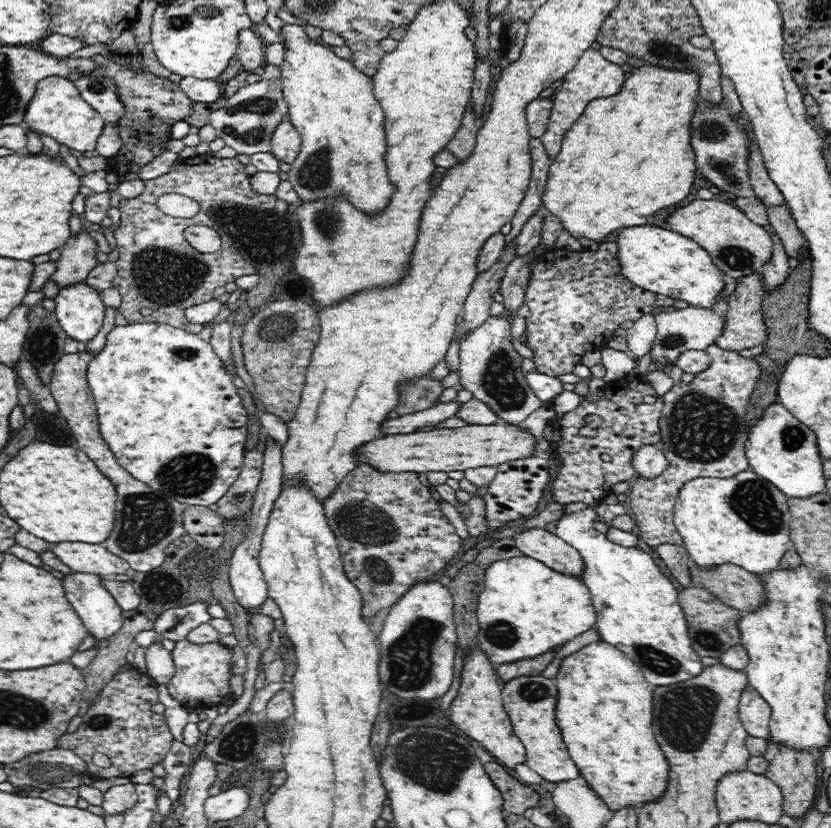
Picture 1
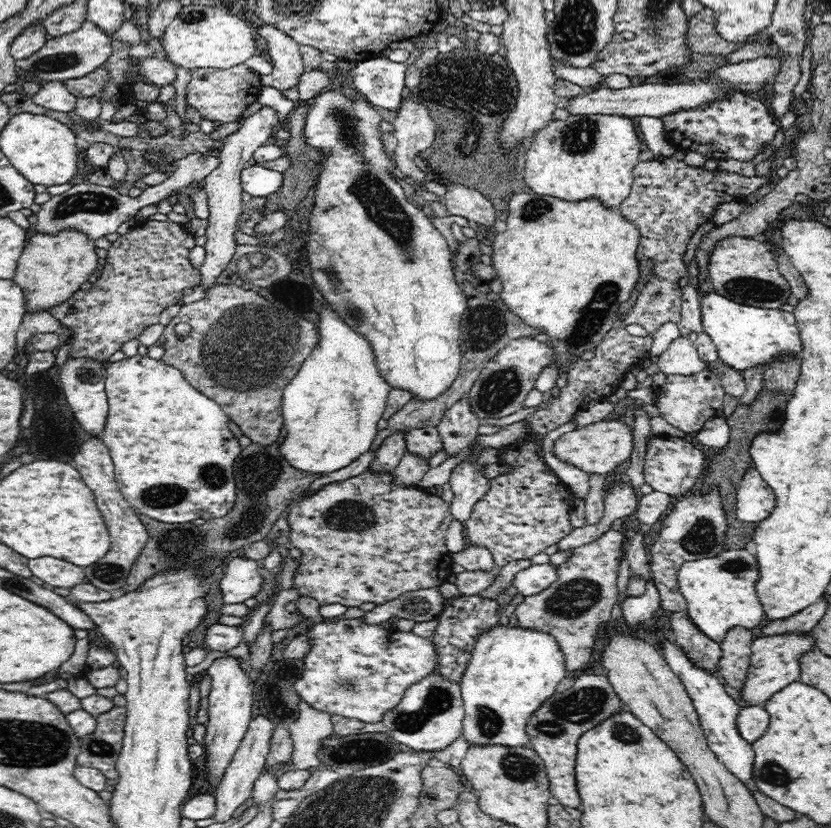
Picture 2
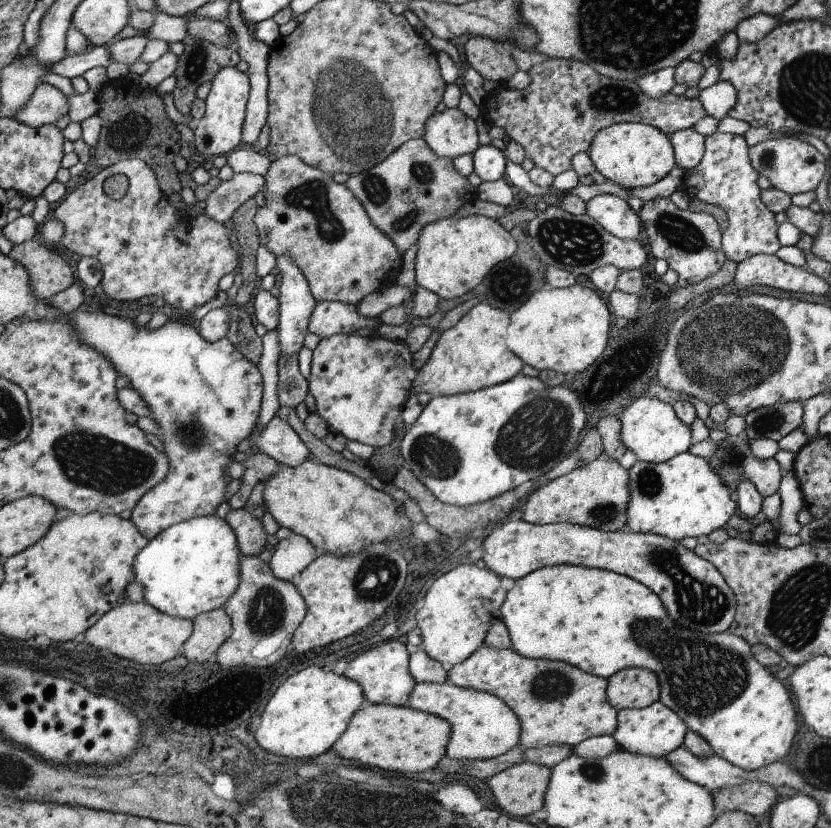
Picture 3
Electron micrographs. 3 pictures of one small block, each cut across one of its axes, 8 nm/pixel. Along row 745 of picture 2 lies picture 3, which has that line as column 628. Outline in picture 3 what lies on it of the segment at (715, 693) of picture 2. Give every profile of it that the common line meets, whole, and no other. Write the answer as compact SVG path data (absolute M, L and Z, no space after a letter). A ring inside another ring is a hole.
M658 700L646 708L617 710L617 728L613 737L621 751L658 758L683 746L686 732L688 728L680 716Z

